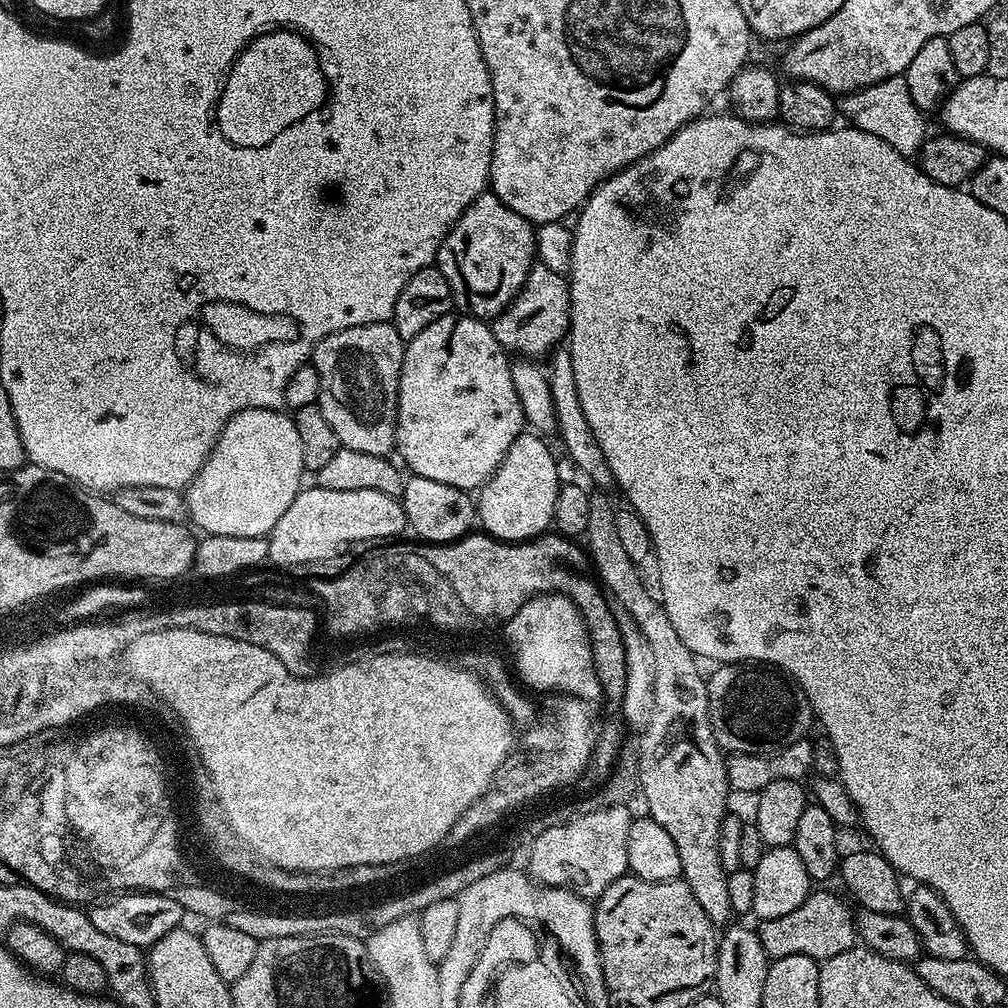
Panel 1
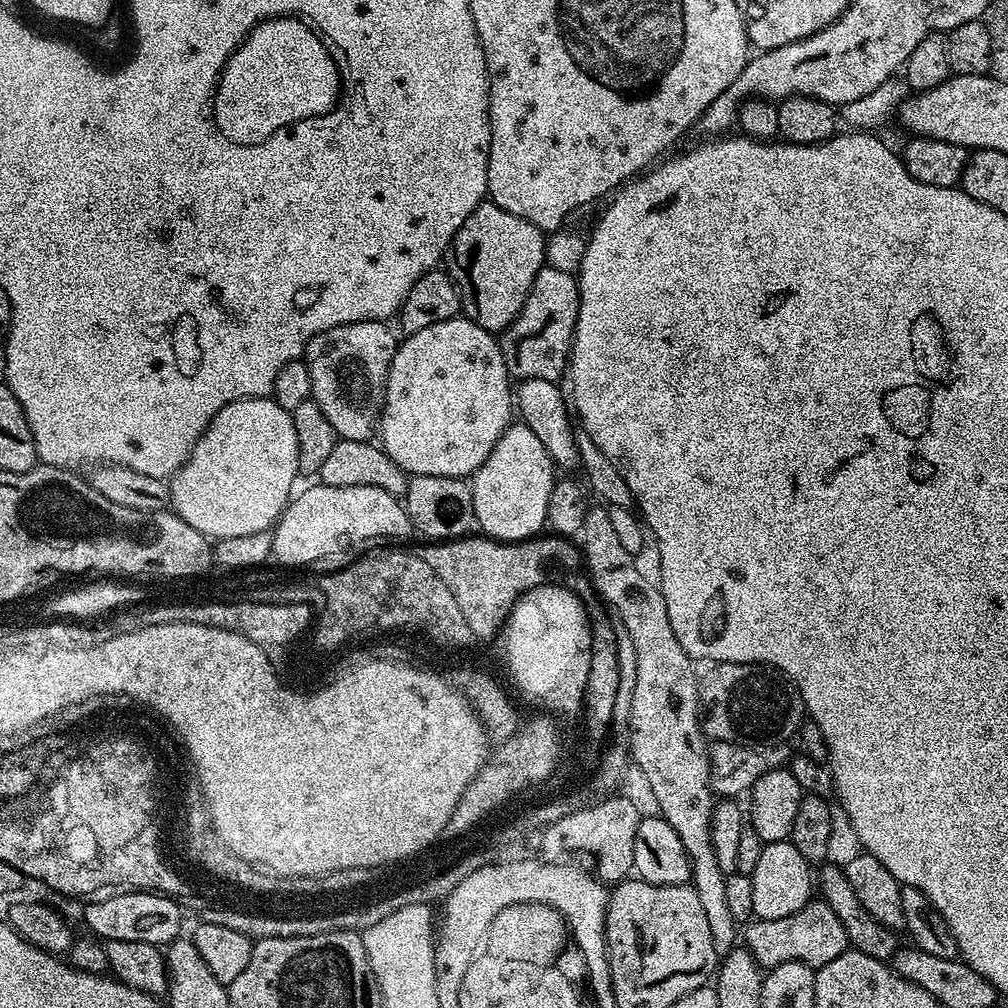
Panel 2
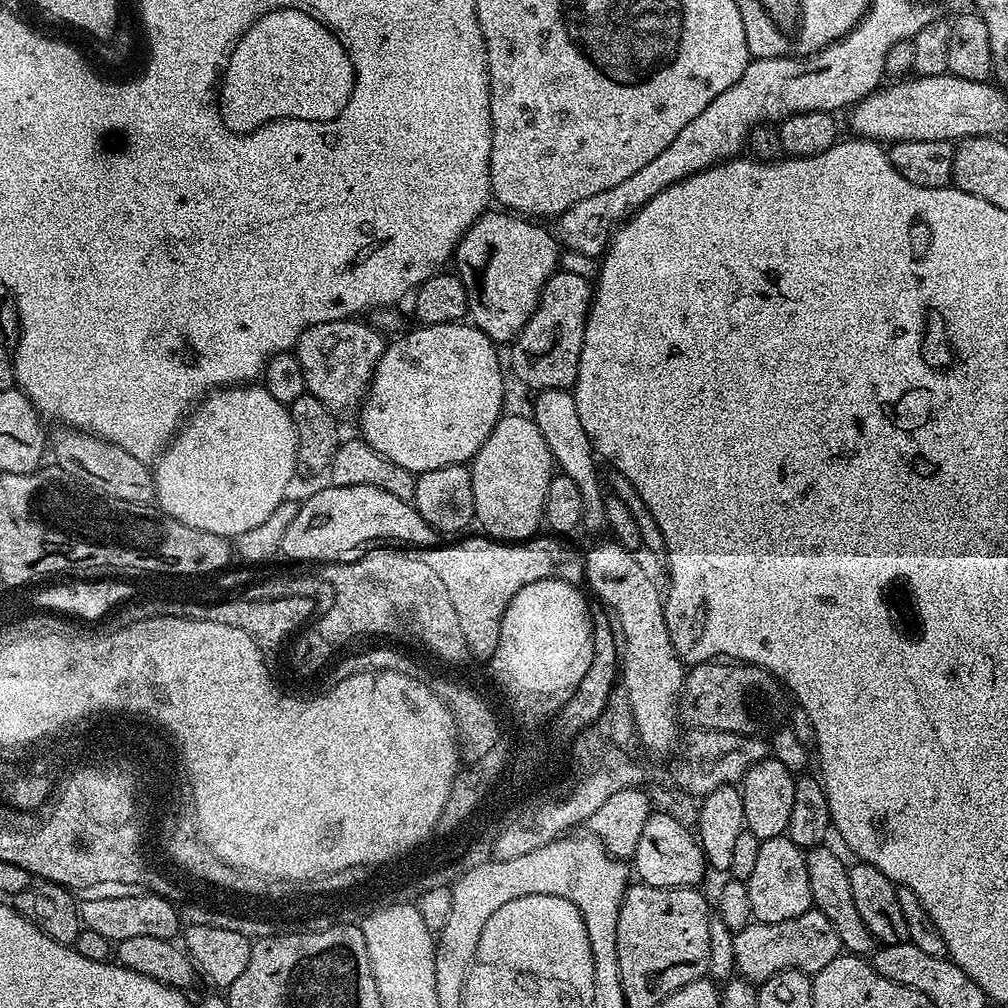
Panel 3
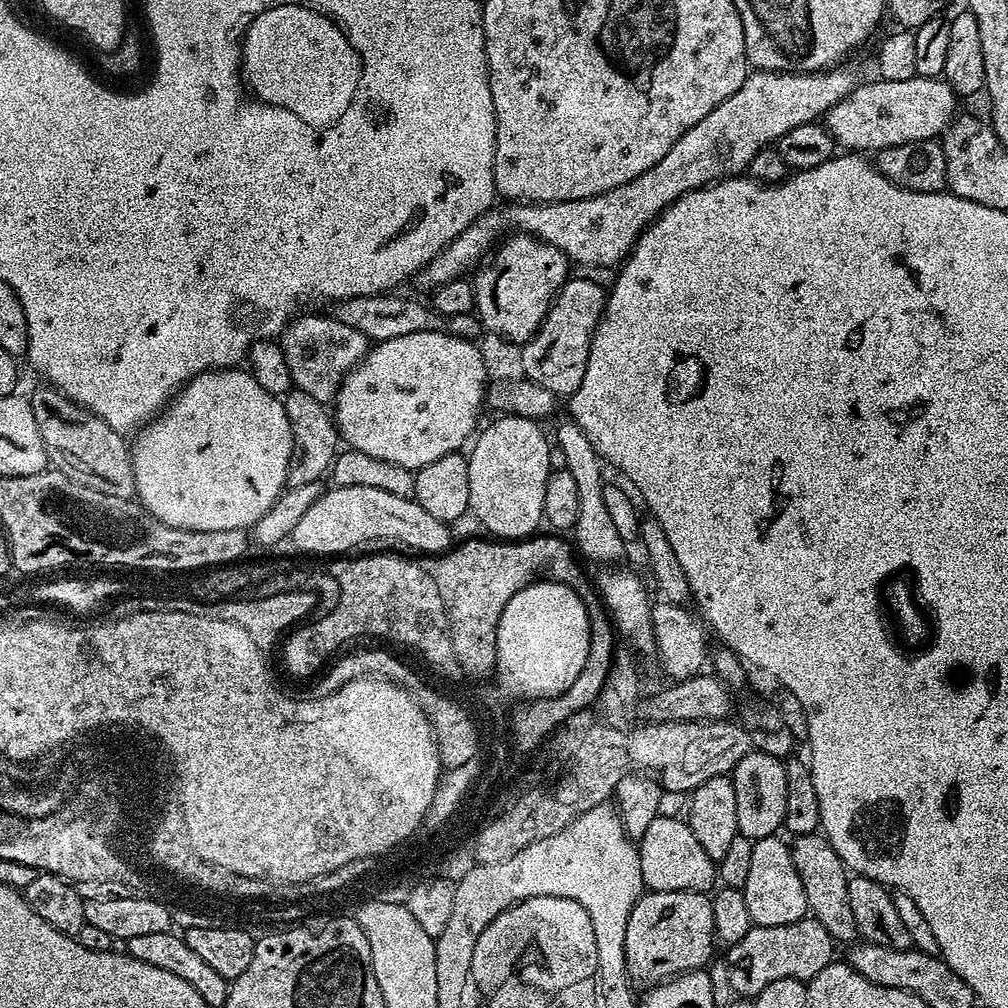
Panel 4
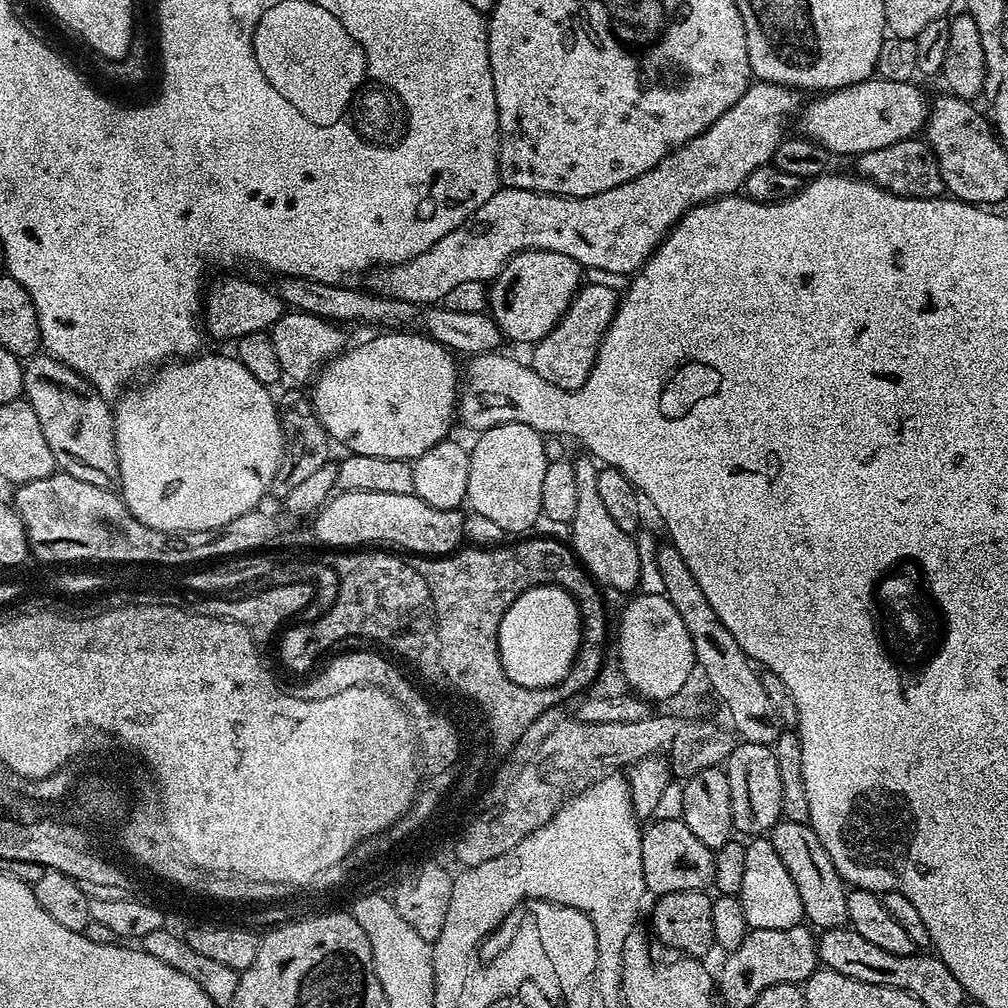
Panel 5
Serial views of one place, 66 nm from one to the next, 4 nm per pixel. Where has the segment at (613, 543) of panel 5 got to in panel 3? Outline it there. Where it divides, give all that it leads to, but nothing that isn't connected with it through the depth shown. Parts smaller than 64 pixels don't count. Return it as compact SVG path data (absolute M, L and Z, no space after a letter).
M545 388L537 391L535 396L530 418L538 426L538 430L542 430L542 438L546 438L546 446L550 450L555 467L571 478L577 484L578 490L582 490L583 531L603 533L608 523L604 509L606 492L604 488L600 489L600 476L596 473L598 460L590 438L582 426L582 418L578 418L575 395L566 388Z

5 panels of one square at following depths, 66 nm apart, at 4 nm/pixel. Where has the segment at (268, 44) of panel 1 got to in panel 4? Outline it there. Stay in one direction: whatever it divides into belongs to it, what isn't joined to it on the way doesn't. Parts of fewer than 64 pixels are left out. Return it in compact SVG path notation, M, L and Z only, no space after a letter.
M282 2L268 16L254 18L244 39L252 44L272 40L276 48L245 48L248 56L240 56L243 79L255 99L282 106L315 128L329 128L340 116L340 31L335 19L324 14L299 2Z

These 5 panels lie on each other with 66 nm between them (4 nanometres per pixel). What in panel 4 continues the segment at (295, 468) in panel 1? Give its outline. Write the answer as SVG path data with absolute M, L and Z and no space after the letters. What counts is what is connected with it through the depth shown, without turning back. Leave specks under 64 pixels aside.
M240 366L213 368L211 372L203 372L193 380L189 380L151 424L146 424L139 429L136 438L136 444L134 440L134 447L131 449L134 478L136 479L136 496L145 510L166 526L174 526L182 530L251 529L260 521L262 514L266 514L266 510L270 510L270 506L274 506L274 502L280 497L288 483L288 467L292 457L292 424L288 421L283 399L262 390L262 386L258 386L258 382L252 377L251 371Z

